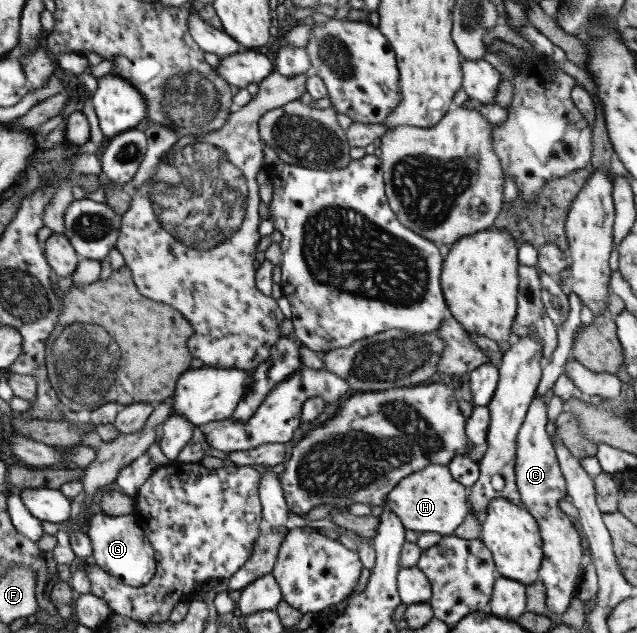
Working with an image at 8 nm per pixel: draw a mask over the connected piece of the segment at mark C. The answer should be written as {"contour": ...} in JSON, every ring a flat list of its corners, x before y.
{"contour":[[534,395,524,420,517,432,515,442,515,487,519,500,526,511,536,520,541,538,541,557,537,580,545,591,544,606,553,614,563,614,581,580,584,557,579,535,568,516,557,507,557,502,566,495,565,482,561,476,553,444,545,432,547,425,547,397]]}

